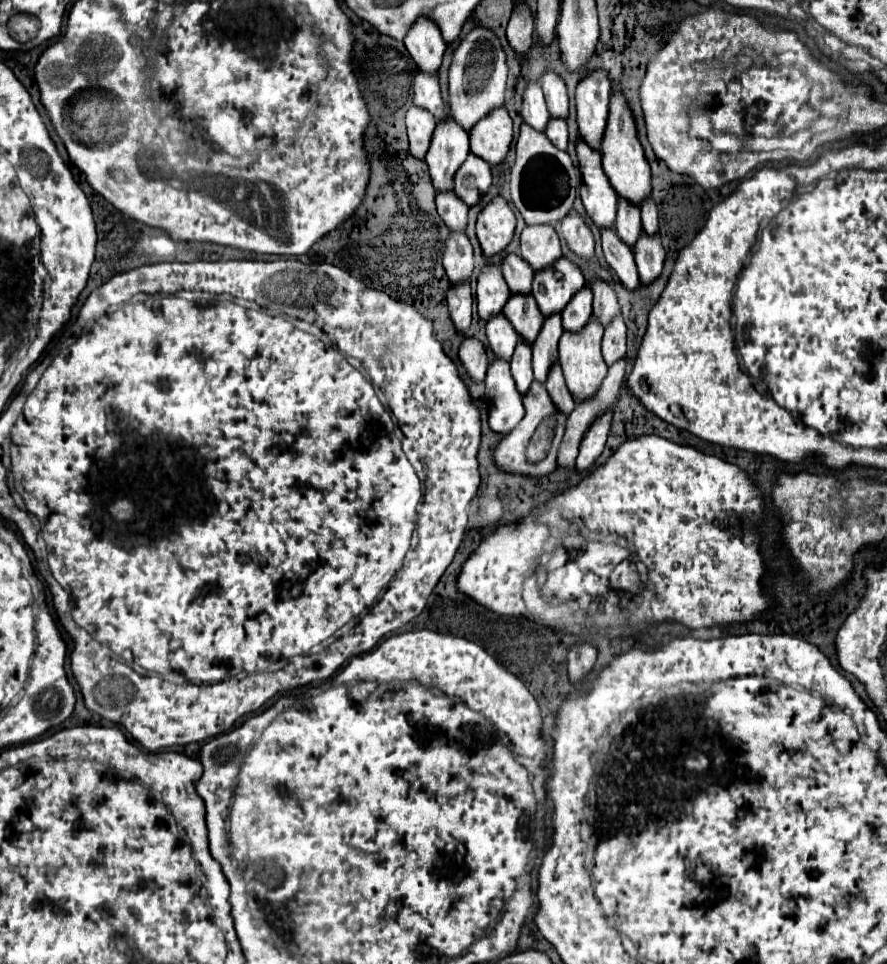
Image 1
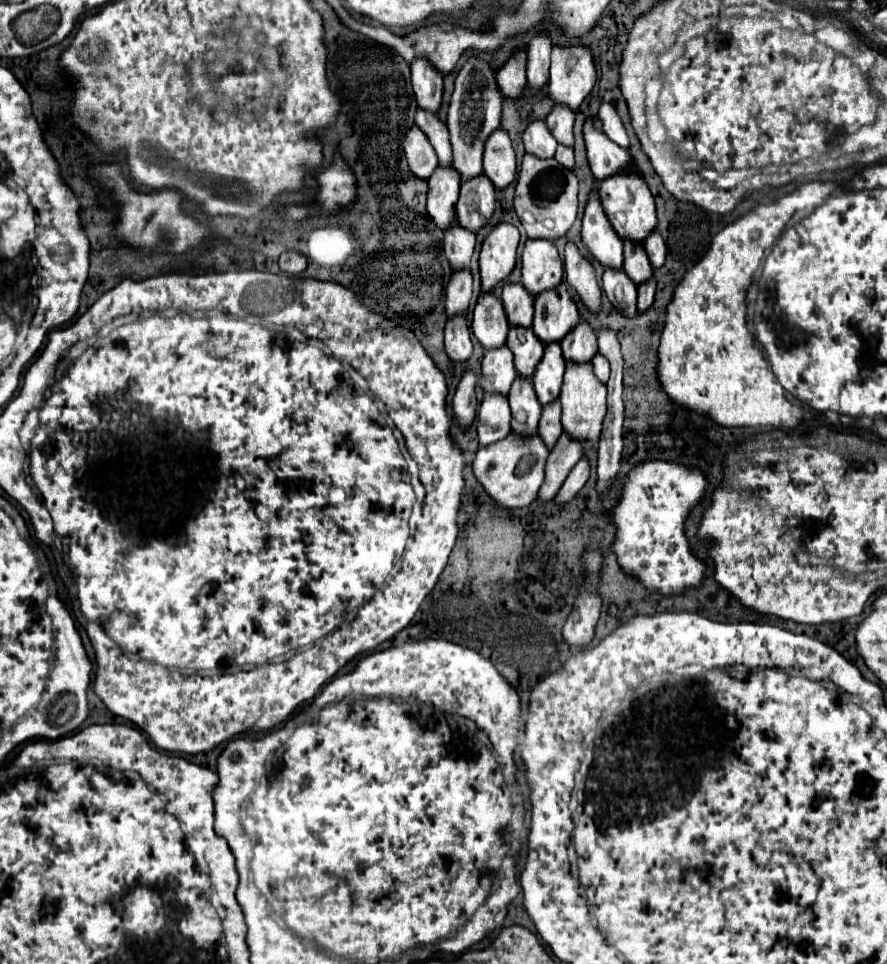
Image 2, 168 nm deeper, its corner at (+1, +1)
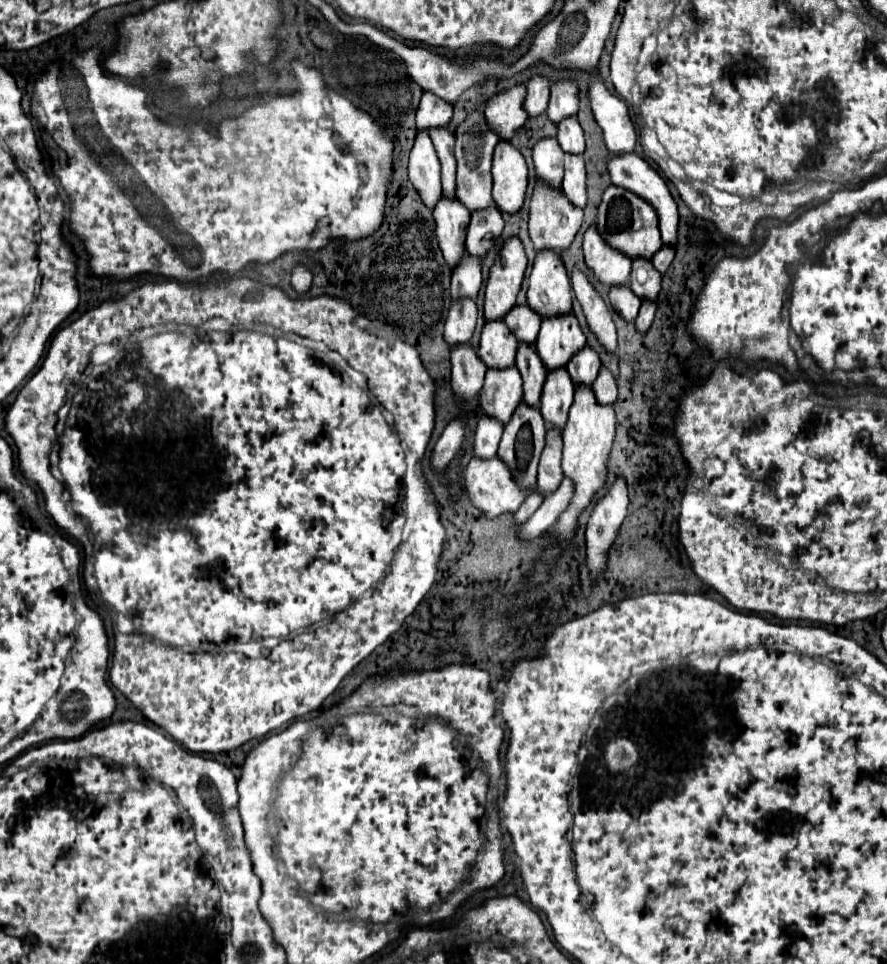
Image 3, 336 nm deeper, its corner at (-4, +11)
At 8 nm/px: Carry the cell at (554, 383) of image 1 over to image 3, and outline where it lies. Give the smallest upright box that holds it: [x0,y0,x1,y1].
[538,426,562,494]

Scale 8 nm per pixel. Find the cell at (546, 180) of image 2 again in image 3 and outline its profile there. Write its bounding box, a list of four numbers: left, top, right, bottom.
[528,180,582,252]

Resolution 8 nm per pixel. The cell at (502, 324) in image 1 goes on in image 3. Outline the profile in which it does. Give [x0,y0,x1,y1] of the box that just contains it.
[480,368,522,424]

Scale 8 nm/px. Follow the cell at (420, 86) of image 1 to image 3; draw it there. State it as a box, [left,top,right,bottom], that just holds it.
[430,128,456,196]

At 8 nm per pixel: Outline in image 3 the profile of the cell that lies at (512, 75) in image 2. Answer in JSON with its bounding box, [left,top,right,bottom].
[486,84,528,140]

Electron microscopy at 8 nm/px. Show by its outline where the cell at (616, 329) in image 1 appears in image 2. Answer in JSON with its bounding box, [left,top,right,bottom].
[593,354,609,384]

